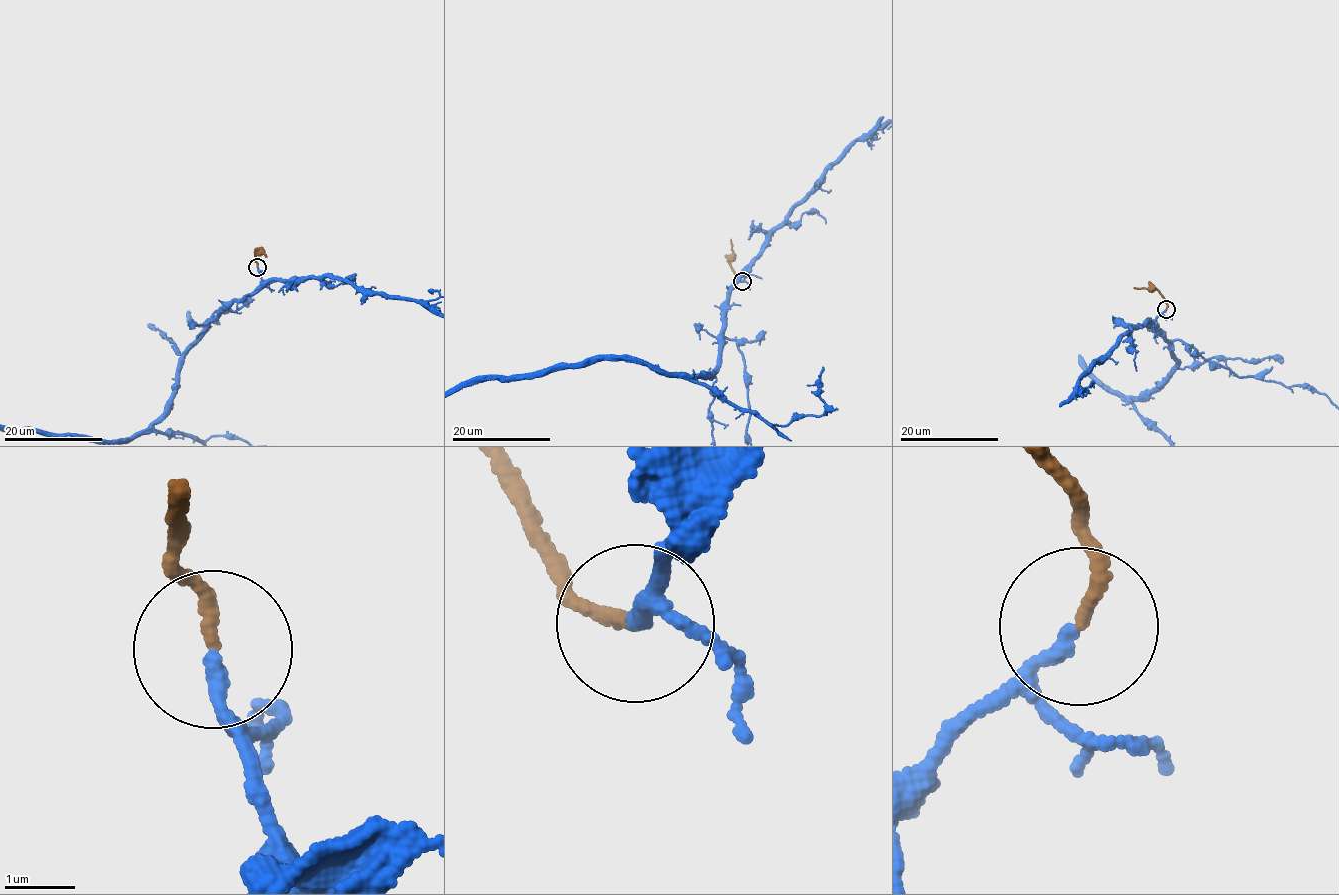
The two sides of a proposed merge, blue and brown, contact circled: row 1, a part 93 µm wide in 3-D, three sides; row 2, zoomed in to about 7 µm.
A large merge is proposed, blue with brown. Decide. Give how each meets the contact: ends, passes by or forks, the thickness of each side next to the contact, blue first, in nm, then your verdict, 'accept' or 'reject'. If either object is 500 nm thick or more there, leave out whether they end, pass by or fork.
blue ends | brown ends | 200/180 nm | accept

